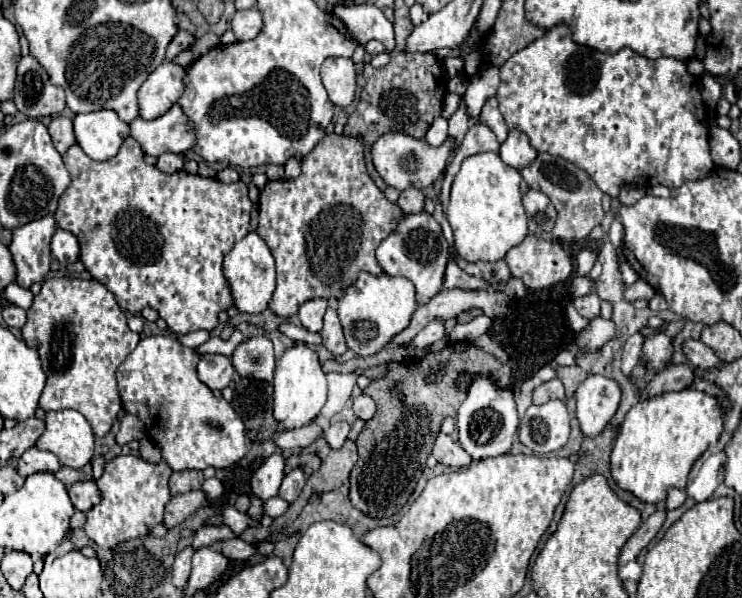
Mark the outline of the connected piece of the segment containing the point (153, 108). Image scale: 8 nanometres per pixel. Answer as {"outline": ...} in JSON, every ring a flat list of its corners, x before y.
{"outline":[[163,61,139,87,139,115,143,119,157,119,181,97,185,83,185,69]]}

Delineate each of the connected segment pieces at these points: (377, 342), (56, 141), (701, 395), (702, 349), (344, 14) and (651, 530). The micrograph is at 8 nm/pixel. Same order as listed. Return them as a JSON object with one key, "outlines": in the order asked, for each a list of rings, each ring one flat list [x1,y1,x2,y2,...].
{"outlines":[[[361,271,357,281,349,285,337,301,337,315,345,331,347,347,361,357,369,357,383,349,393,335,397,335,409,325,415,309,417,301,413,283,403,277,389,277,385,273,371,275]],[[55,117,49,123,49,135,53,139,53,145,59,153,65,153,75,143,73,133,73,121,69,117]],[[683,389,683,391,669,391,669,393,659,393,659,395,641,399,637,405,629,409,629,413,625,415,625,421,619,427,619,435,611,451,613,479,621,489,631,491,637,499,645,503,663,503,669,487,685,489,687,475,693,463,709,449,709,445,717,443,721,433,723,433,723,411,721,411,719,399,715,399,713,395,707,395,705,391]],[[687,339,687,341,681,343,681,349,683,349,685,357,689,359,689,363,699,367,699,369,711,369,711,367,719,367,721,365,721,359,711,351,711,347,707,347,701,341]],[[371,3,365,5,351,5,343,7,337,5,333,9,333,15,345,23,351,37,365,45,371,39,377,39,385,45,385,51,391,53,395,49,395,33,393,23,383,15,383,11]],[[657,511,657,513,653,513,647,521,641,523,641,527,639,527,639,529,627,539,627,543,623,545,621,555,619,555,619,567,623,567,625,563,633,561,633,559,641,553,641,549,647,547,647,545,655,539,657,531,659,531,661,525,663,525,663,519,665,519,665,511]]]}

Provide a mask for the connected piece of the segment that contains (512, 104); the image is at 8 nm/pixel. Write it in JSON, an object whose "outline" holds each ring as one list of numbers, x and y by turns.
{"outline":[[567,25,549,29,541,39,517,51,501,67,501,85,497,91,499,111,509,131,523,131,531,147,563,157,587,171,597,187,617,197,623,185,665,185,681,187,685,181,703,179,713,169,709,153,709,127,705,105,699,91,699,79,687,71,687,61,647,59,625,47,615,55,577,45]]}

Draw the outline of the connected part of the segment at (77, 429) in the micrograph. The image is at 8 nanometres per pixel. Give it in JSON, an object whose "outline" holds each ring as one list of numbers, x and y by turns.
{"outline":[[49,411,45,415,45,431,35,447,55,453,63,467,81,469,93,457,95,435,79,411]]}

